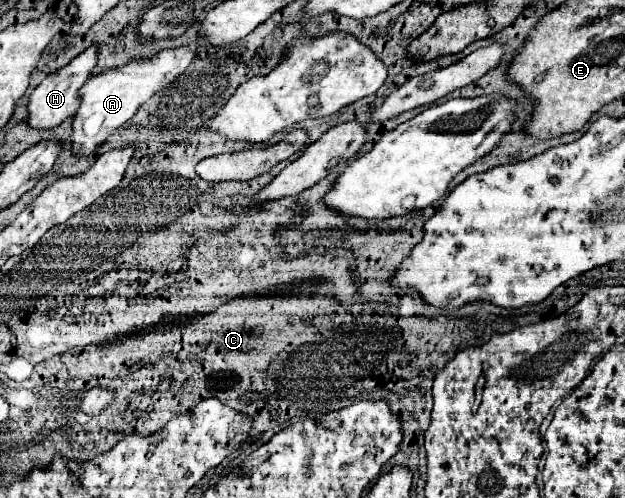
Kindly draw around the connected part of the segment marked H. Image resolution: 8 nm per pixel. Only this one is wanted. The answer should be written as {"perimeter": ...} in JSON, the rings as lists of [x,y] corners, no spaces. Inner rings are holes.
{"perimeter":[[[89,48],[83,54],[79,54],[71,64],[67,64],[65,68],[49,74],[29,96],[27,102],[27,126],[35,128],[35,130],[49,130],[49,128],[57,128],[61,122],[65,122],[67,118],[73,118],[73,114],[77,112],[77,94],[79,88],[87,82],[93,66],[97,64],[97,48]]]}

